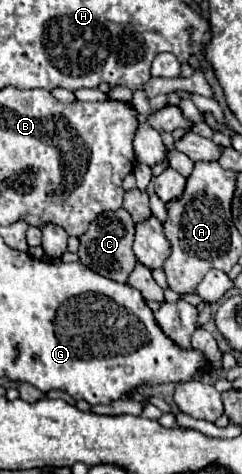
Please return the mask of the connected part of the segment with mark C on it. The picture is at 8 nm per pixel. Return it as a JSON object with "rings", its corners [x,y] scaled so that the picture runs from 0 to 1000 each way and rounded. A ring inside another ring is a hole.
{"rings":[[[496,439],[479,447],[430,447],[331,498],[331,527],[322,527],[331,553],[355,557],[372,570],[405,574],[413,582],[438,582],[438,586],[479,591],[479,595],[521,595],[537,574],[554,570],[562,553],[570,553],[554,532],[545,532],[554,494],[562,494],[562,473],[512,439]]]}

